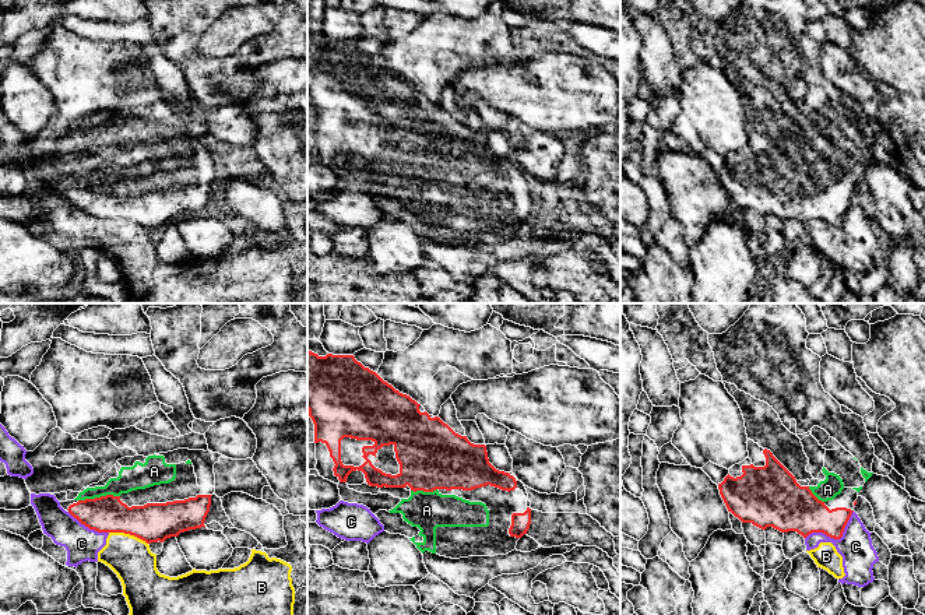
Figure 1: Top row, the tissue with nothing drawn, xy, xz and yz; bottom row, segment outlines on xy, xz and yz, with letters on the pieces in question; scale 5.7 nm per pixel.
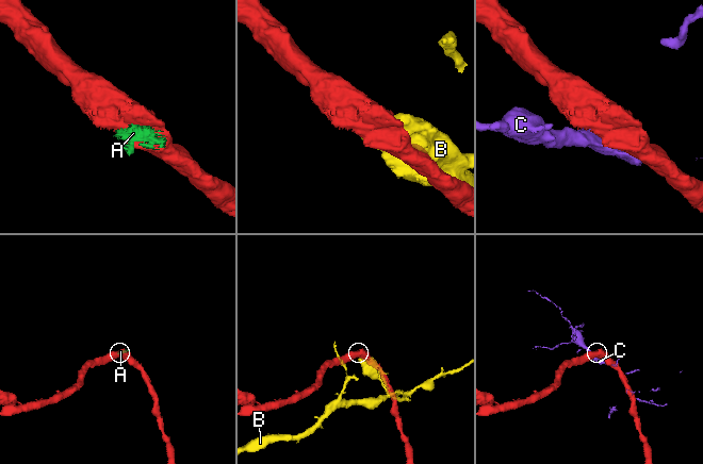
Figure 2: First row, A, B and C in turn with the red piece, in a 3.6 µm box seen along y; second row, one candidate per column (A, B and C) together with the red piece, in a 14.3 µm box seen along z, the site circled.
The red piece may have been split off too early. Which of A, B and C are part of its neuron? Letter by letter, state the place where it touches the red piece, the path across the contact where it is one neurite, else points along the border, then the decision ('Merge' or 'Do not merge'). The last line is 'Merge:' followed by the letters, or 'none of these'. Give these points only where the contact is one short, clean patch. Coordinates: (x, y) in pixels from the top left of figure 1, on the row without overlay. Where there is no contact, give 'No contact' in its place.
A: Touches red at xy (98, 185). Merge
B: Touches red at xy (129, 220). Do not merge
C: Touches red at yz (836, 225). Do not merge
Merge: A

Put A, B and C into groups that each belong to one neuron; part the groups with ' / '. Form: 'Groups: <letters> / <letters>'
Groups: A / B C

